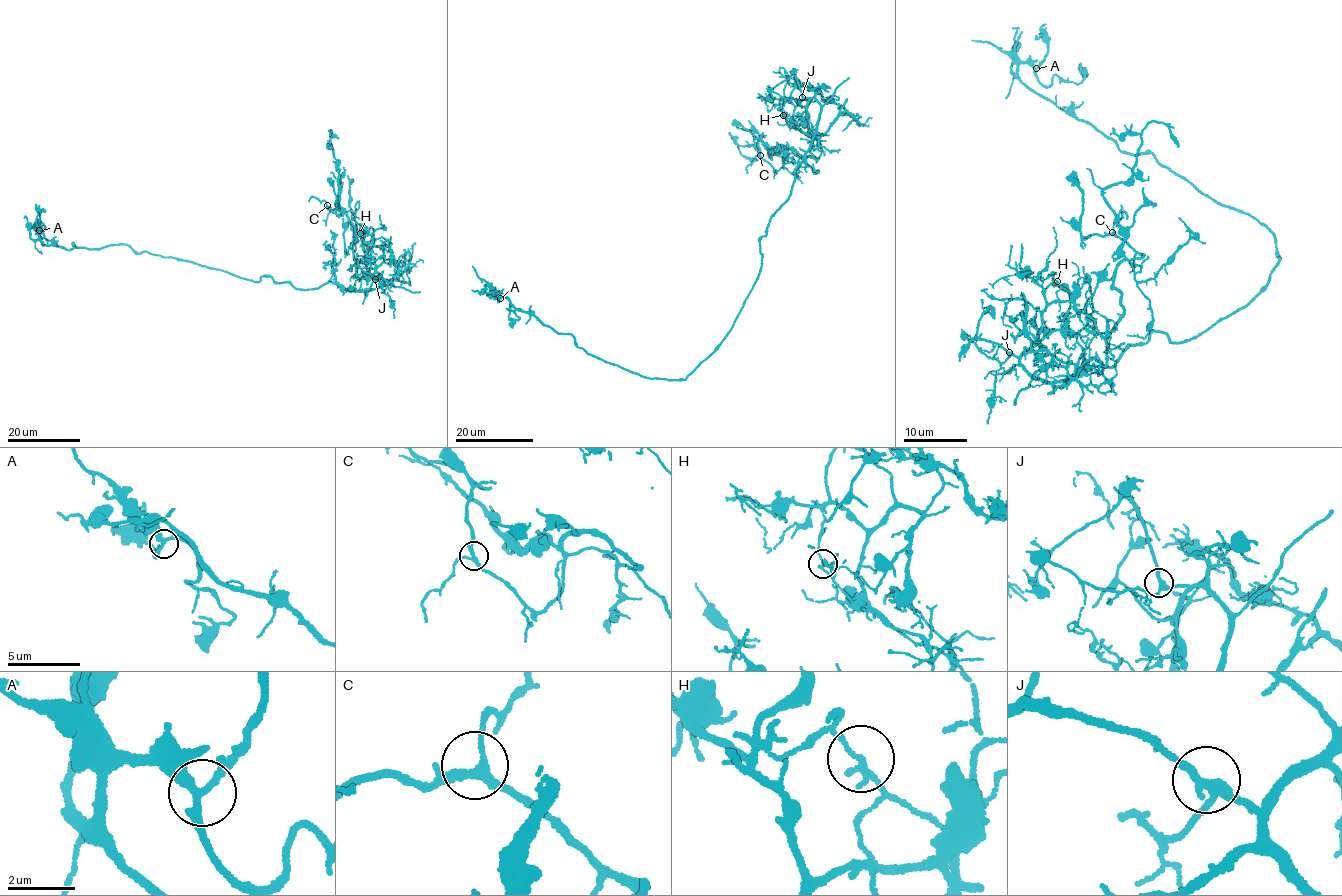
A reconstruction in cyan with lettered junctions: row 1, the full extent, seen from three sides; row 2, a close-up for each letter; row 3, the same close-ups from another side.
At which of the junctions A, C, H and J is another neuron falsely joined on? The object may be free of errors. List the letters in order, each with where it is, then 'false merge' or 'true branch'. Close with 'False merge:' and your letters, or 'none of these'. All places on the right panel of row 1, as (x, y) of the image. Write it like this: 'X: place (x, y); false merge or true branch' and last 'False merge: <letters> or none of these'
A: place (1036, 68); true branch
C: place (1112, 232); true branch
H: place (1057, 281); false merge
J: place (1009, 352); true branch
False merge: H

